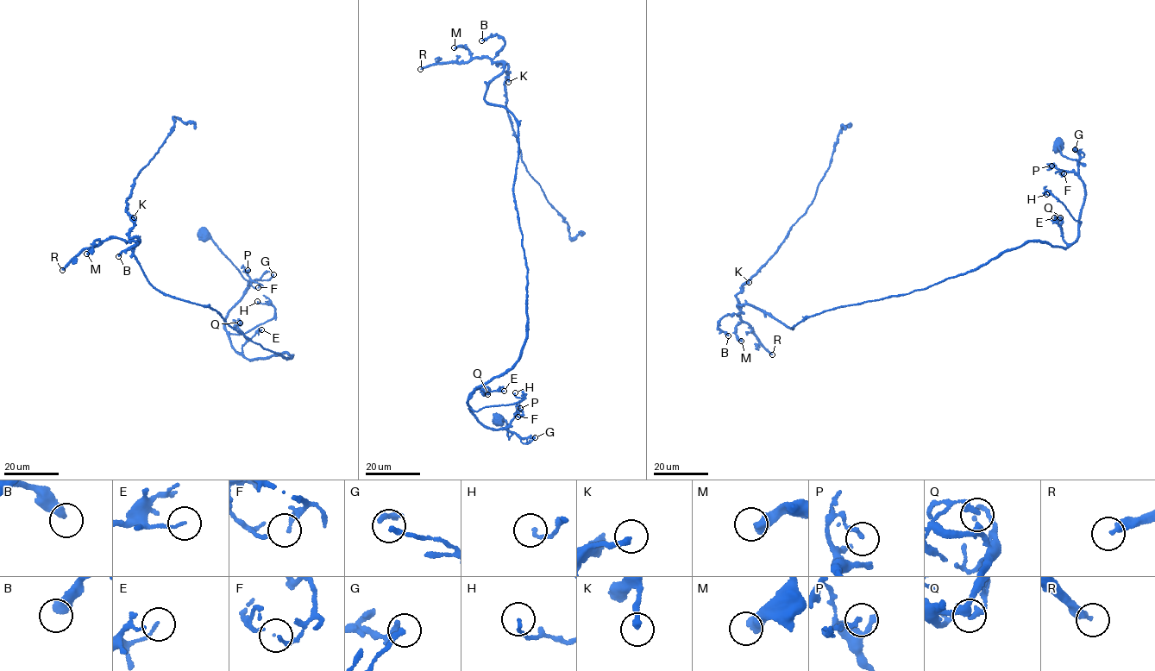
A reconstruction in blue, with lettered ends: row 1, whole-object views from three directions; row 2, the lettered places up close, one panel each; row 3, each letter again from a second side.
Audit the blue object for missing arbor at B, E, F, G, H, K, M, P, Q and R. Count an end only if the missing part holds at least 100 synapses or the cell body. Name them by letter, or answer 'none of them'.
R

